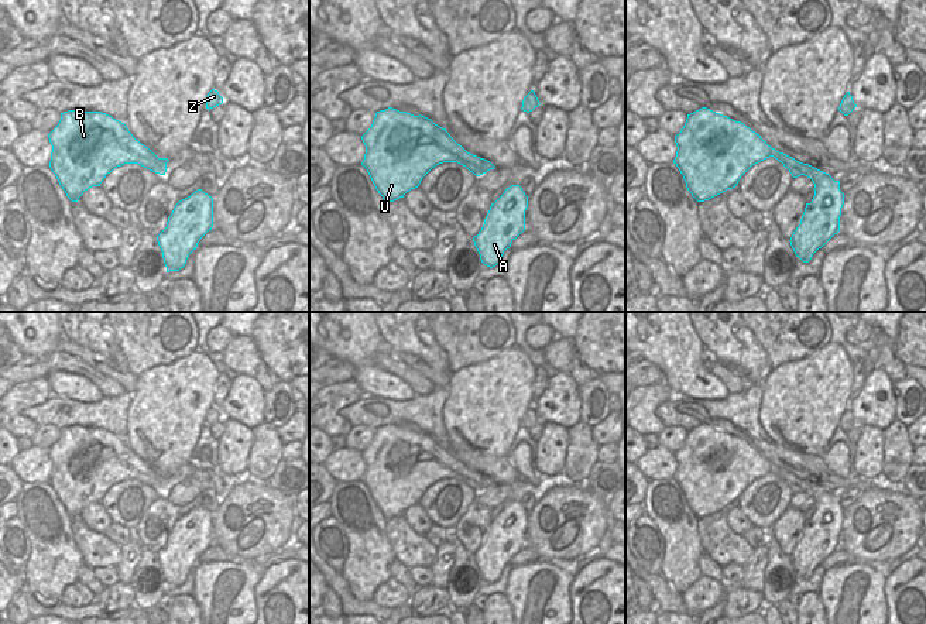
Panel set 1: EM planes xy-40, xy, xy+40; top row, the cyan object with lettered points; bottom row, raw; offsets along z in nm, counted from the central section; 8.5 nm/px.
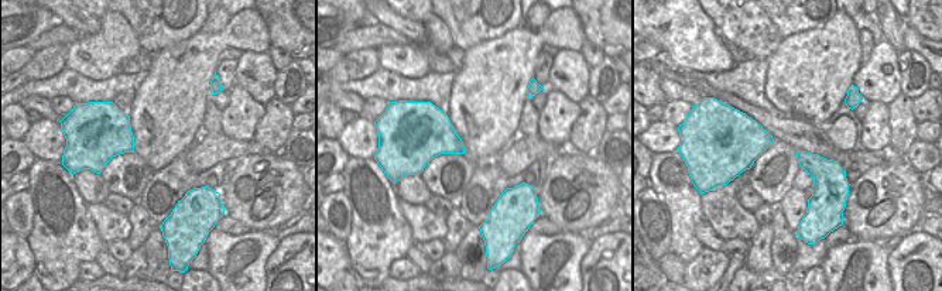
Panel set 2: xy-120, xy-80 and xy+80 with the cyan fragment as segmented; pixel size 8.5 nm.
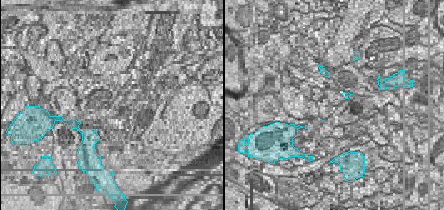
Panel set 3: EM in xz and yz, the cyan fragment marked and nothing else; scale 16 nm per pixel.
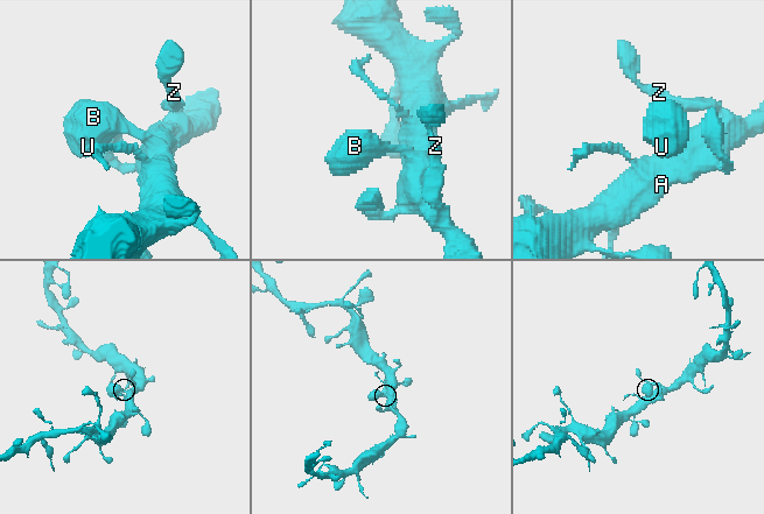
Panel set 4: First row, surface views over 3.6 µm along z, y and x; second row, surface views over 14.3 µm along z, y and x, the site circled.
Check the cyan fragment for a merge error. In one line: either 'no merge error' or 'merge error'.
no merge error

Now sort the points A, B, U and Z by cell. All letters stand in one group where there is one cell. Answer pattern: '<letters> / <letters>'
A B U Z

